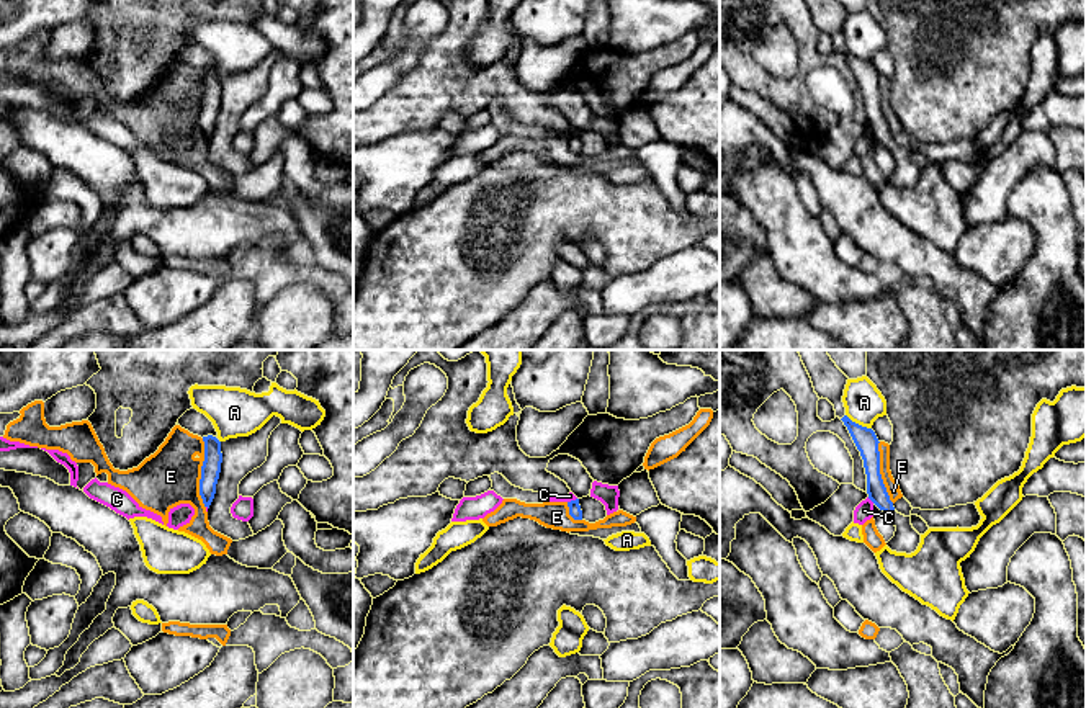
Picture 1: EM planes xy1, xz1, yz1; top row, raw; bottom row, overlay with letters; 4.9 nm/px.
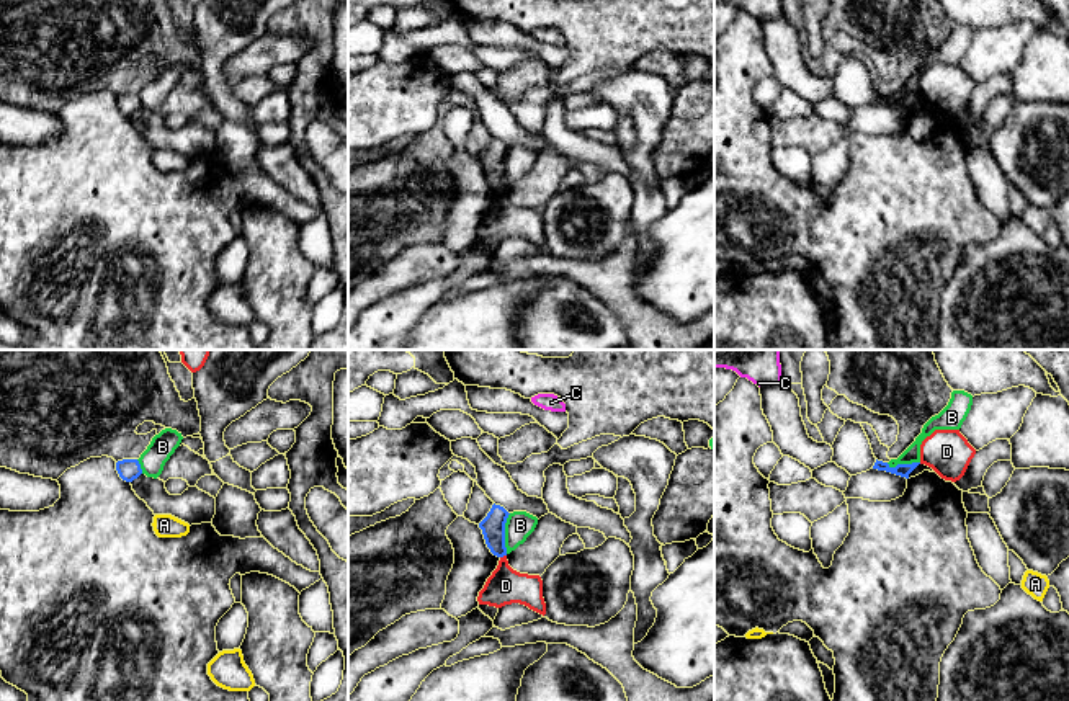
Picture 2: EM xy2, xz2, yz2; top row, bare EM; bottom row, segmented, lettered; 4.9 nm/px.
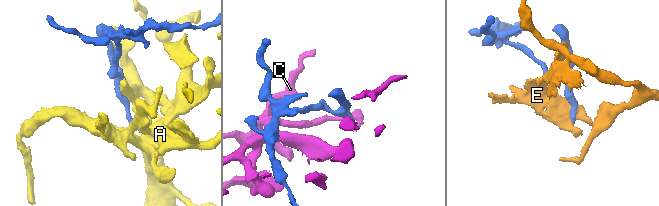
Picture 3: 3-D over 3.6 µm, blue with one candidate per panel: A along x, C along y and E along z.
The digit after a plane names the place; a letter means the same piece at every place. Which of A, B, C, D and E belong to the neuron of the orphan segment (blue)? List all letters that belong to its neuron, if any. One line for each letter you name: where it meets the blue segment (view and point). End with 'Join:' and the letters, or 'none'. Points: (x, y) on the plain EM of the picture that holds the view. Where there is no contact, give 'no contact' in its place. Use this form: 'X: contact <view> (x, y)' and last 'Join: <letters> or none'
Join: none

